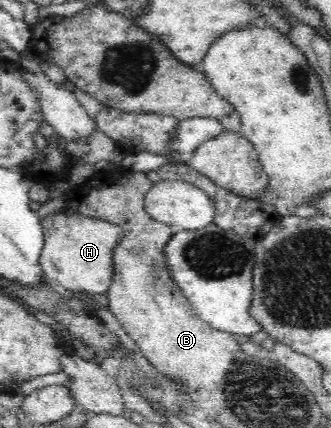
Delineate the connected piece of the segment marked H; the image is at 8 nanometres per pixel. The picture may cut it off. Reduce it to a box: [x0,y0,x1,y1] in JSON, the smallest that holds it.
[38,213,124,294]

